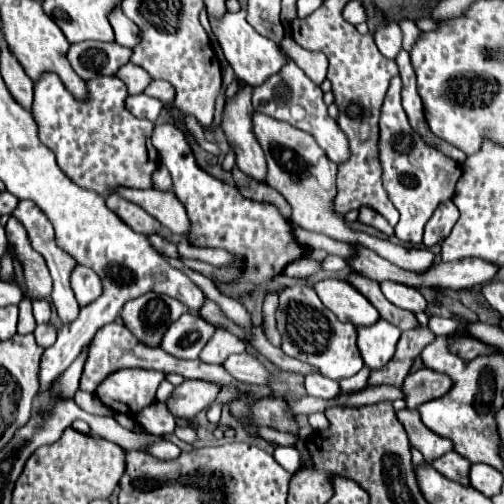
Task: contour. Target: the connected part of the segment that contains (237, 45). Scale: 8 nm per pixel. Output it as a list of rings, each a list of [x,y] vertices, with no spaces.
[[[245,11],[225,13],[225,17],[221,21],[215,21],[215,19],[209,19],[209,21],[213,23],[213,31],[215,31],[215,23],[219,23],[219,27],[217,27],[219,45],[223,49],[227,61],[231,63],[235,75],[243,83],[249,83],[253,87],[259,87],[261,83],[265,83],[265,79],[269,79],[269,75],[275,75],[275,73],[281,71],[281,67],[285,67],[287,59],[281,53],[279,45],[273,43],[271,39],[265,39],[261,33],[253,31],[253,27],[245,19]]]

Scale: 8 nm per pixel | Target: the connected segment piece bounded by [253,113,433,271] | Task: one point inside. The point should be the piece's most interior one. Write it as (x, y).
(292, 155)

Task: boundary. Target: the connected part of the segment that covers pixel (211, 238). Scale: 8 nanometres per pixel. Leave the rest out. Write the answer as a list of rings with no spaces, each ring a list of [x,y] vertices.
[[[171,121],[157,125],[151,139],[155,149],[159,151],[159,161],[167,165],[173,177],[173,193],[187,209],[191,221],[191,245],[219,247],[233,255],[233,261],[227,267],[235,269],[239,277],[235,281],[215,281],[217,289],[223,295],[233,299],[249,297],[255,293],[257,287],[273,283],[273,279],[279,277],[289,263],[307,257],[307,245],[297,241],[291,221],[281,215],[281,211],[273,207],[273,203],[253,203],[251,199],[245,199],[235,185],[229,185],[199,167],[187,135],[185,131],[181,131],[179,123]]]

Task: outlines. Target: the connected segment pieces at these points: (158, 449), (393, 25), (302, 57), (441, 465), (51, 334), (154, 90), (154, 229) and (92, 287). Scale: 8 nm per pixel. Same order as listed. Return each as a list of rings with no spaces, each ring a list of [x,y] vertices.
[[[159,441],[155,445],[151,445],[147,449],[147,453],[159,457],[159,459],[177,459],[177,455],[181,455],[181,449],[175,445],[175,443],[169,443],[169,441]]]
[[[385,19],[388,23],[377,28],[374,35],[378,49],[389,59],[395,59],[402,49],[402,31],[396,22]]]
[[[291,35],[283,37],[281,41],[283,51],[287,53],[289,59],[295,61],[295,65],[299,69],[303,69],[303,73],[317,85],[321,85],[325,81],[325,73],[327,73],[327,57],[323,53],[311,53],[307,49],[301,49],[295,39]]]
[[[457,451],[445,453],[443,457],[435,459],[431,465],[433,465],[441,475],[445,475],[447,479],[457,481],[457,483],[461,483],[461,485],[465,485],[465,487],[469,485],[469,467],[471,467],[471,463],[469,463],[465,457],[461,457]]]
[[[38,324],[33,332],[35,339],[37,339],[37,343],[41,345],[41,347],[50,347],[55,343],[57,338],[57,329],[51,325],[47,324]]]
[[[153,81],[153,83],[145,89],[145,95],[161,99],[165,105],[169,105],[169,103],[173,103],[173,101],[175,101],[173,85],[171,85],[171,83],[165,83],[165,81]]]
[[[109,195],[107,197],[107,207],[113,209],[133,231],[143,233],[143,235],[153,235],[161,231],[161,225],[157,223],[157,219],[153,219],[147,211],[143,211],[139,205],[129,203],[125,199],[121,199],[119,195]]]
[[[75,267],[73,275],[71,275],[71,285],[75,291],[75,297],[79,301],[81,307],[85,307],[87,303],[93,303],[93,299],[97,299],[101,295],[101,277],[91,271],[89,267]]]

